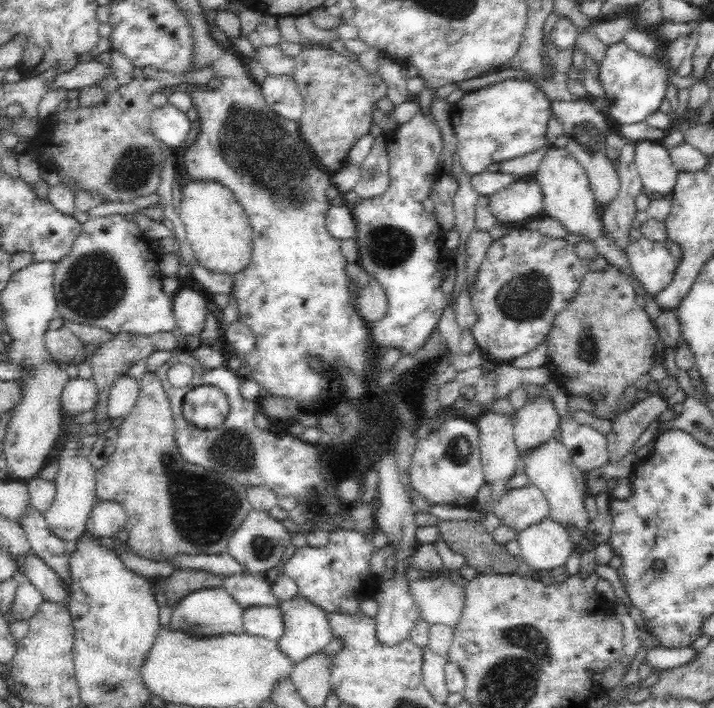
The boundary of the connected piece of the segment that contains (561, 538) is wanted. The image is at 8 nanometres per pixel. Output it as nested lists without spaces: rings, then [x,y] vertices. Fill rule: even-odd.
[[[546,518],[517,536],[520,557],[539,571],[562,566],[572,550],[568,531]]]

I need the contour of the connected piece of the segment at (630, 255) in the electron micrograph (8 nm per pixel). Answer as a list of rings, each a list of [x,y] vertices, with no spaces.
[[[643,236],[637,241],[632,239],[626,254],[636,279],[652,296],[672,282],[678,261],[672,257],[666,241],[654,242]]]

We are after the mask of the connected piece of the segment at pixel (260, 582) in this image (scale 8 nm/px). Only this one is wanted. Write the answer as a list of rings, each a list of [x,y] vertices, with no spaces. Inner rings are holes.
[[[238,571],[225,577],[222,587],[243,609],[252,606],[279,606],[280,604],[272,592],[271,583],[263,575]]]

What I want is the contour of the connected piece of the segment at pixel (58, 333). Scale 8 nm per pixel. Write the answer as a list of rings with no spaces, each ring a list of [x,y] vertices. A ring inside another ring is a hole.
[[[61,326],[56,330],[47,330],[44,344],[54,361],[72,365],[73,371],[81,363],[83,342],[67,328]]]

